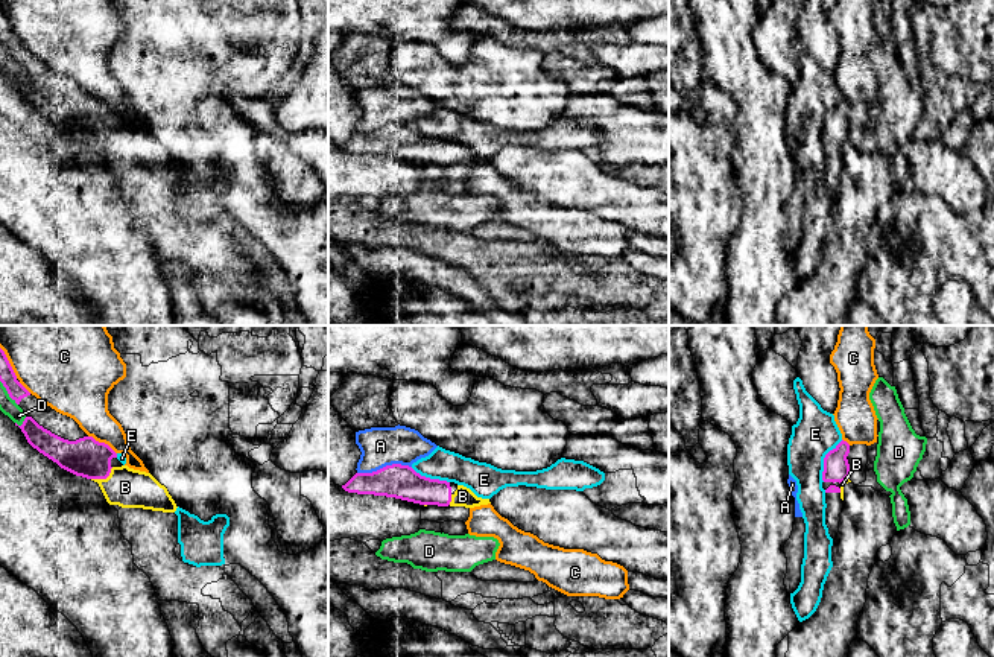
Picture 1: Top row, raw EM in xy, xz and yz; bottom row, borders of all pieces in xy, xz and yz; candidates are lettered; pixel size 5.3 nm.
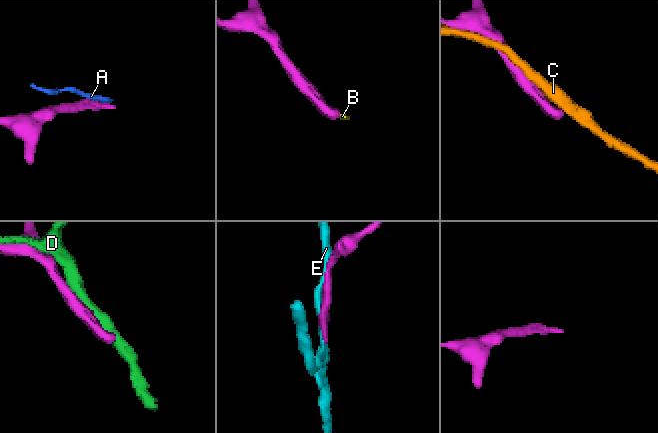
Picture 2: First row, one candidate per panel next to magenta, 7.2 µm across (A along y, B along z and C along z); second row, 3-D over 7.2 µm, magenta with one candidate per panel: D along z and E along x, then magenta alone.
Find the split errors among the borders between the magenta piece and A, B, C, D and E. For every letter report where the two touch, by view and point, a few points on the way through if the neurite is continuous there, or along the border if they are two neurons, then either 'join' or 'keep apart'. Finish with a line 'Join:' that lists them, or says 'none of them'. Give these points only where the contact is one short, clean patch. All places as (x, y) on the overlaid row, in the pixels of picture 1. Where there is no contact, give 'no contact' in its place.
A: contact xz (383, 467); keep apart
B: contact xy (104, 478); way xy (85, 457), (104, 478), (125, 487); join
C: contact xy (102, 443); keep apart
D: contact xy (23, 423); keep apart
E: contact yz (824, 460); keep apart
Join: B

